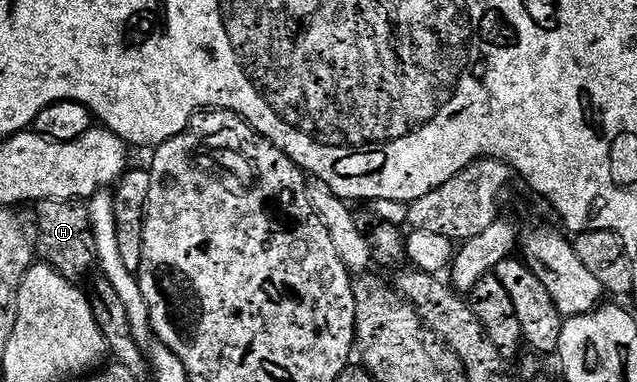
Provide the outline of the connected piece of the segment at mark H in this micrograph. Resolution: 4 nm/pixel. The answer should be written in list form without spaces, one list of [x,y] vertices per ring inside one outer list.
[[[45,200],[34,207],[35,226],[33,222],[33,250],[39,254],[46,265],[52,266],[57,273],[76,284],[96,269],[97,244],[93,240],[93,228],[89,212],[82,201],[62,202]]]

